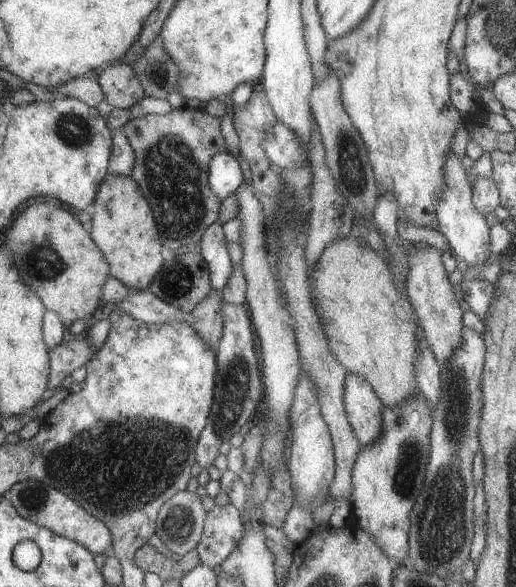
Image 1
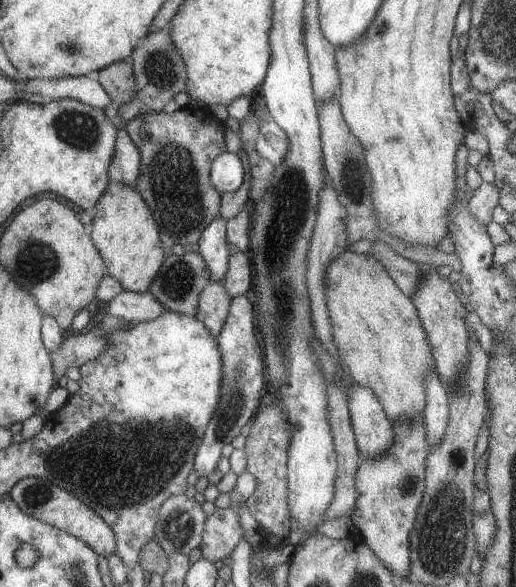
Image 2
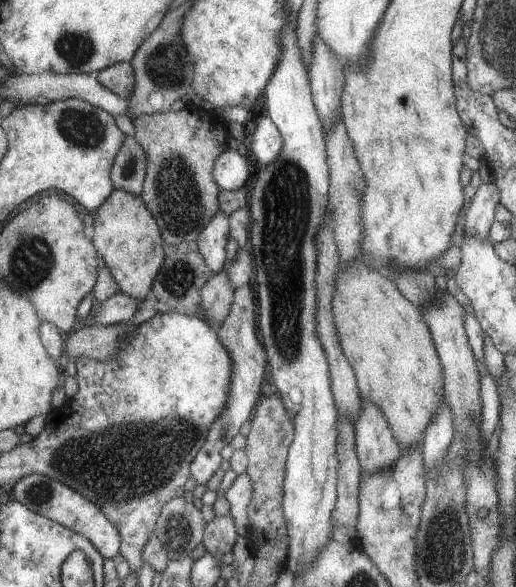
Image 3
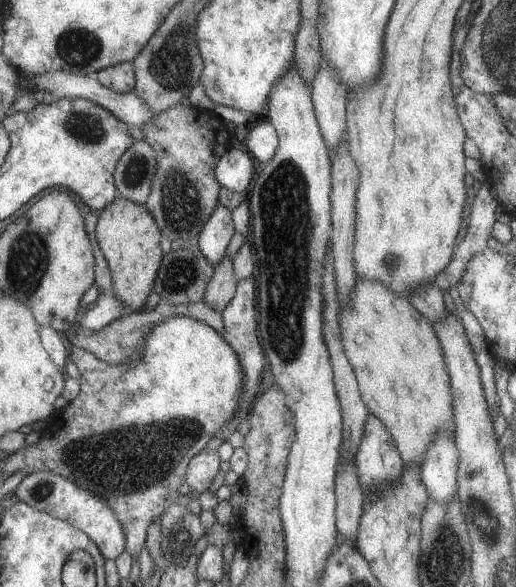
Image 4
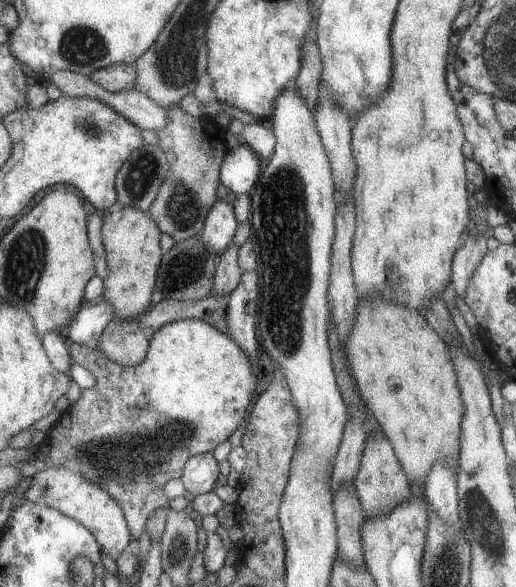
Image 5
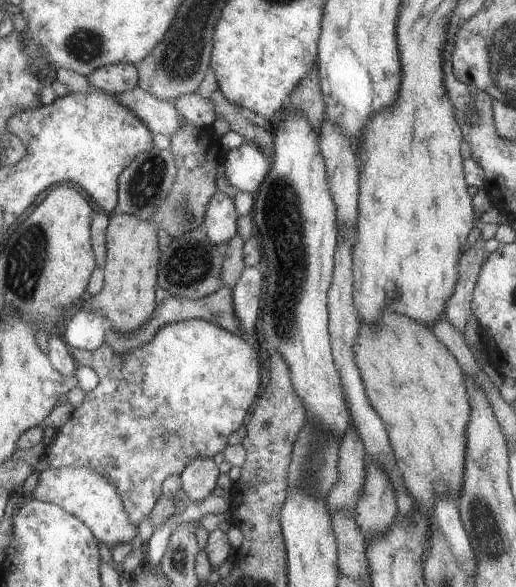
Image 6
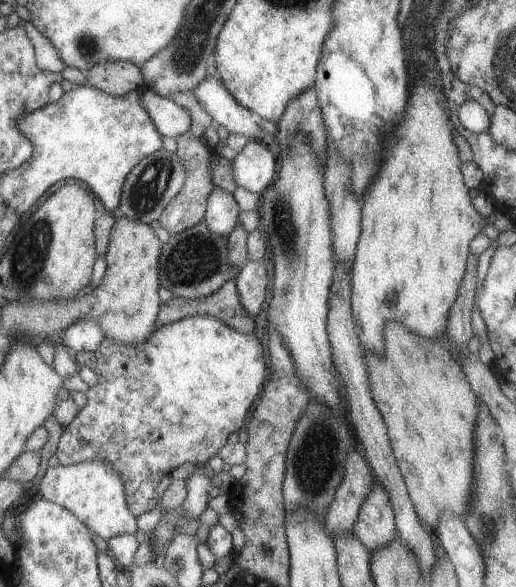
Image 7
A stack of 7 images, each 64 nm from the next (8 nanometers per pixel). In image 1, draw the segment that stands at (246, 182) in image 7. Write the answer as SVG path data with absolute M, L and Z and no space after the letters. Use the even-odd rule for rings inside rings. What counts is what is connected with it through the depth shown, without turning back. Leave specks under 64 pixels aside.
M229 152L215 153L208 162L208 183L222 201L243 182L237 158Z

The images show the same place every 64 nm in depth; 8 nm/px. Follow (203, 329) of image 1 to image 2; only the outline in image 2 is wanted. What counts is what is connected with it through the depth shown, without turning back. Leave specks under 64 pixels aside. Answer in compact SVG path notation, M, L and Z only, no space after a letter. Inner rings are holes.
M210 281L199 294L197 312L194 318L197 318L212 338L217 339L217 334L221 332L225 318L229 312L230 298L225 292L222 282Z

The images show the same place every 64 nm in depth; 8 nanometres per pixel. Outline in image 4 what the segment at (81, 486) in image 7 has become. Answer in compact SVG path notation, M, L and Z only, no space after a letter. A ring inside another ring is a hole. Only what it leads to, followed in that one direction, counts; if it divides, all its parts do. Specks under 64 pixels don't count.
M41 471L28 473L11 491L10 497L78 528L95 543L104 559L114 560L124 550L123 529L117 522L114 512L111 512L106 502L87 489L75 486L75 483L70 480L53 473L42 473Z

